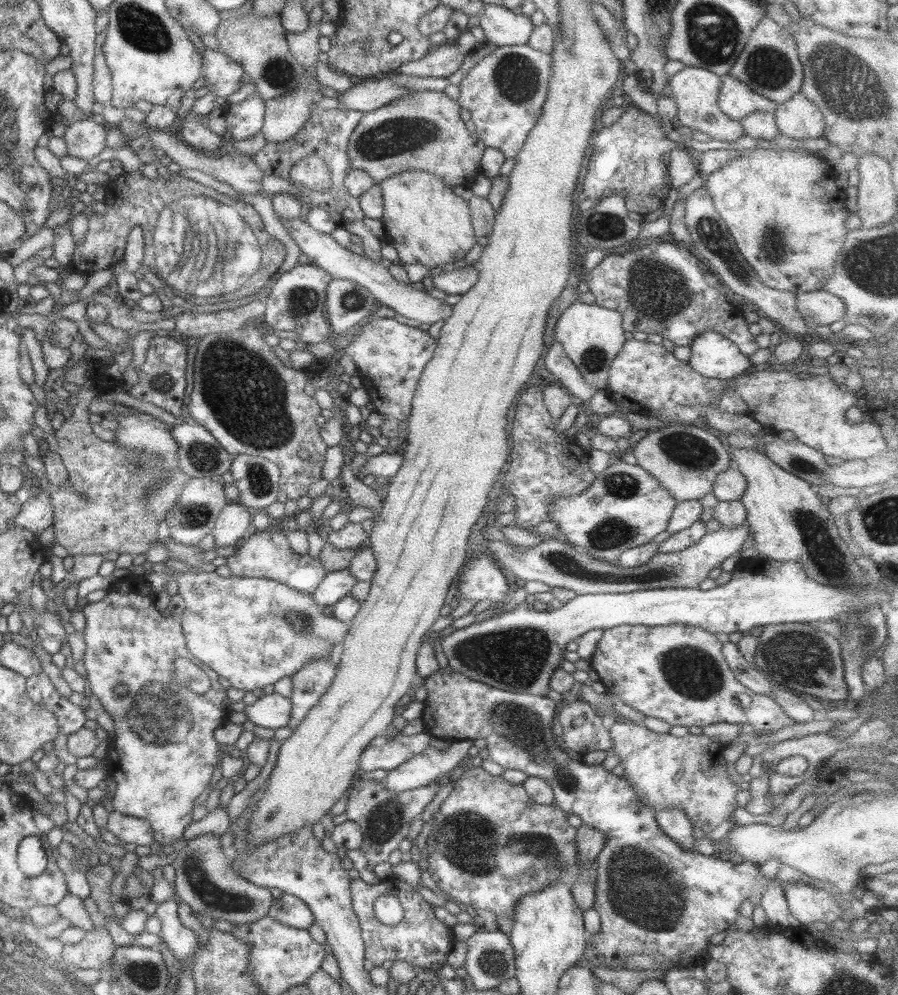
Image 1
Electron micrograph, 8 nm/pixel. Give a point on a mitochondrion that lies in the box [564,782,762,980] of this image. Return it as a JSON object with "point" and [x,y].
{"point":[647,890]}

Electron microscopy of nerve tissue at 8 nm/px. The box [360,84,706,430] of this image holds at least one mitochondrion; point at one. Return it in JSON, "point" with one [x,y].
{"point":[657,289]}

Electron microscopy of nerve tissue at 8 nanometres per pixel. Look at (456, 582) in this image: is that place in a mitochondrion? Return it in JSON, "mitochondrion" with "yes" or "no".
{"mitochondrion":"no"}

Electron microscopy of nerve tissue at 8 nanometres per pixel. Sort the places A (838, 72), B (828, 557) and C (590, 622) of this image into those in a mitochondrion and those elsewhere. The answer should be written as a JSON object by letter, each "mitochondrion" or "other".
{"A":"mitochondrion","B":"mitochondrion","C":"other"}

